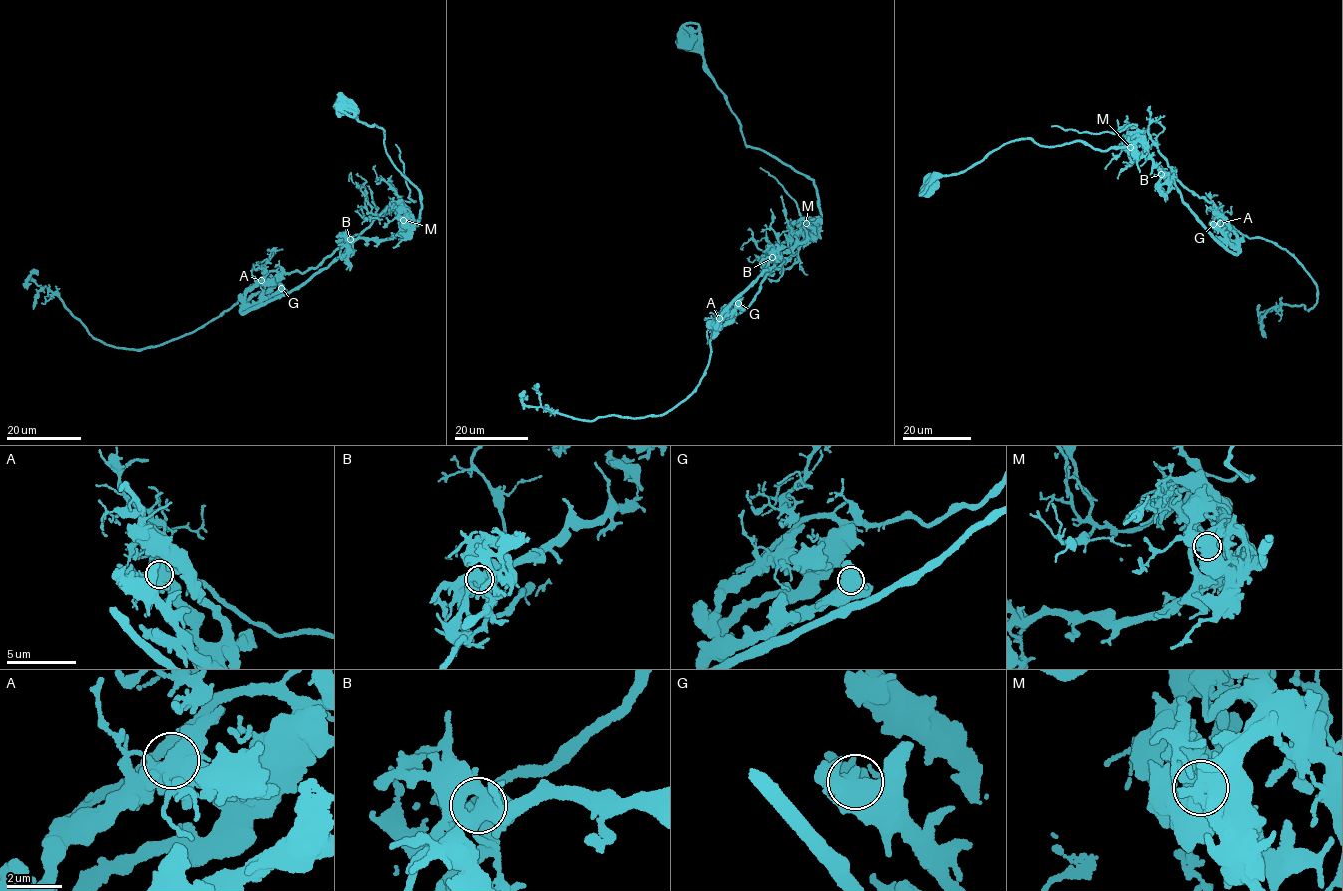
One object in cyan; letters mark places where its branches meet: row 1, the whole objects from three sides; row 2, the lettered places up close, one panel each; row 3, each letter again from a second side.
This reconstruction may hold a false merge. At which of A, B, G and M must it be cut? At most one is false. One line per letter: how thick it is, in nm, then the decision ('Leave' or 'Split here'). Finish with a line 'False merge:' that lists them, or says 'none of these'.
A: Thickness 700 nm. Split here
B: Thickness 650 nm. Leave
G: Thickness 700 nm. Leave
M: Thickness 600 nm. Leave
False merge: A

